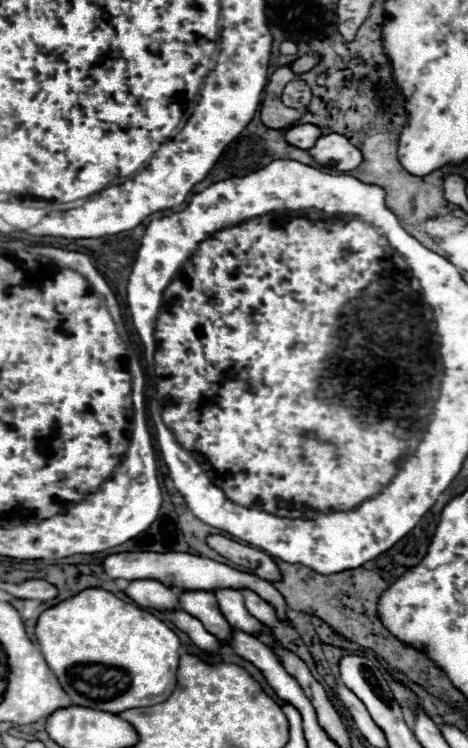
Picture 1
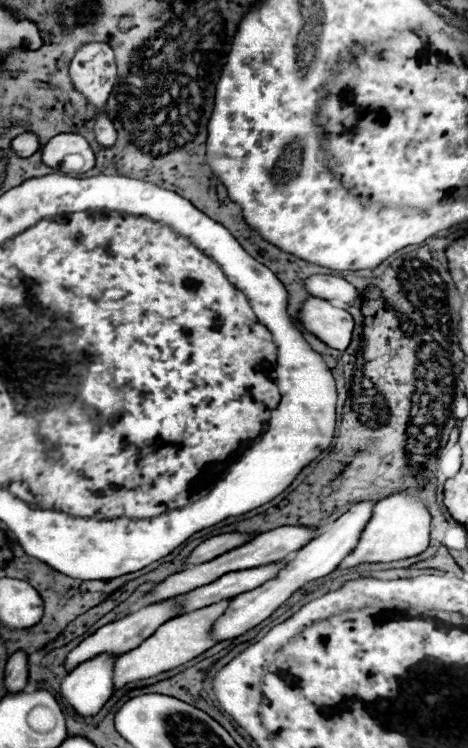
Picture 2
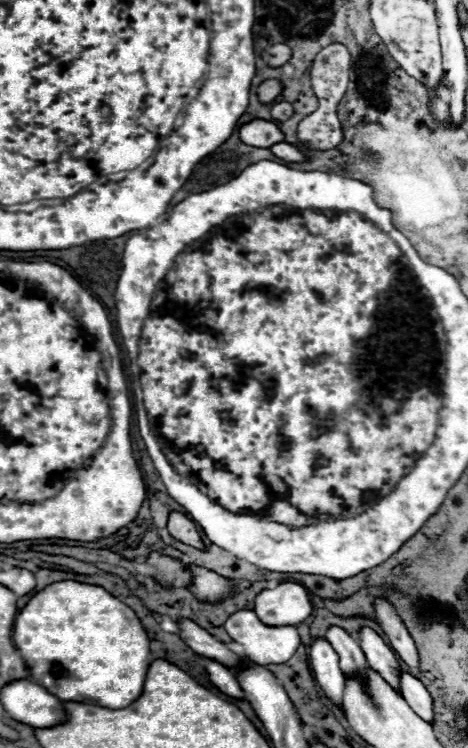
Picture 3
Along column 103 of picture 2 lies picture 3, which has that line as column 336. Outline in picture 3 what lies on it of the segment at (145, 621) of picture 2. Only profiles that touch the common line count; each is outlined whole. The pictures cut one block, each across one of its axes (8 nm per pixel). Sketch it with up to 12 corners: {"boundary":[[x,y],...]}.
{"boundary":[[332,626],[326,640],[338,652],[346,678],[368,668],[364,652],[346,630]]}

